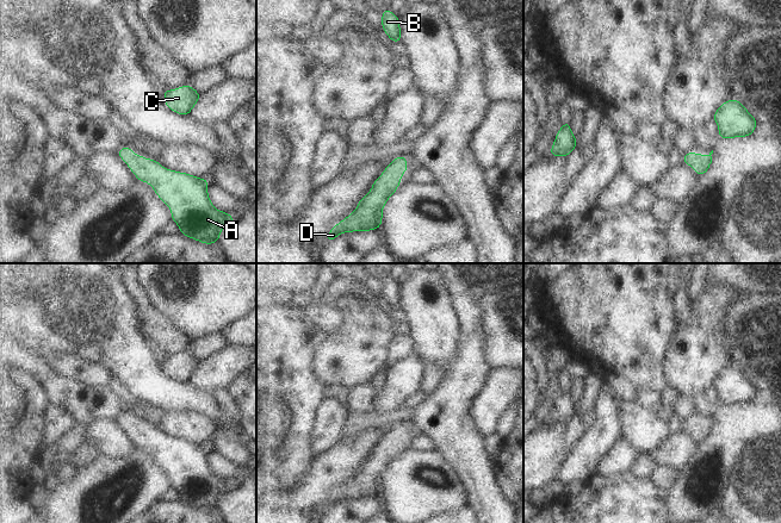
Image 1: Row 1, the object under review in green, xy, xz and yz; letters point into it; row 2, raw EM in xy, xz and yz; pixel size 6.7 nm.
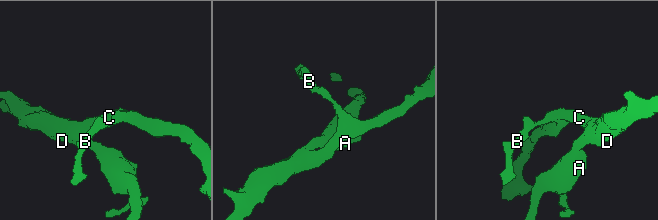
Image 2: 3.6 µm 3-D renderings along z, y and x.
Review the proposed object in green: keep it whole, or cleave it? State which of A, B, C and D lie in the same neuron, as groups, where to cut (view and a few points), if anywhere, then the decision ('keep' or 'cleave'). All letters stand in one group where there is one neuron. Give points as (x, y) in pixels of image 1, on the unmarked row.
A B C D | no cut | keep

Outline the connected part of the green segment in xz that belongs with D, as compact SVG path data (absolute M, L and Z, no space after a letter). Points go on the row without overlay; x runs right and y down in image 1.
M403 422L392 427L383 437L382 442L374 447L371 457L358 468L357 475L331 494L324 504L333 509L339 502L345 499L372 498L380 496L383 488L383 474L389 465L396 460L402 450L401 444L409 435L407 424Z

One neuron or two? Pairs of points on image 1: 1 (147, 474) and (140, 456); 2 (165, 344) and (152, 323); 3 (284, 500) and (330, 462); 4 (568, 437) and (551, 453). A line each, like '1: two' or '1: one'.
1: one
2: one
3: one
4: two

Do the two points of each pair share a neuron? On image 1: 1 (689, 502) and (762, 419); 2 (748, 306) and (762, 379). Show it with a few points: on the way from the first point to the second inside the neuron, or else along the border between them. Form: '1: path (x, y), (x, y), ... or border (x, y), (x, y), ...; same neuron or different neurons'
1: path (689, 475), (694, 464), (717, 449), (736, 430); same neuron
2: path (760, 324), (762, 327), (762, 361); same neuron

